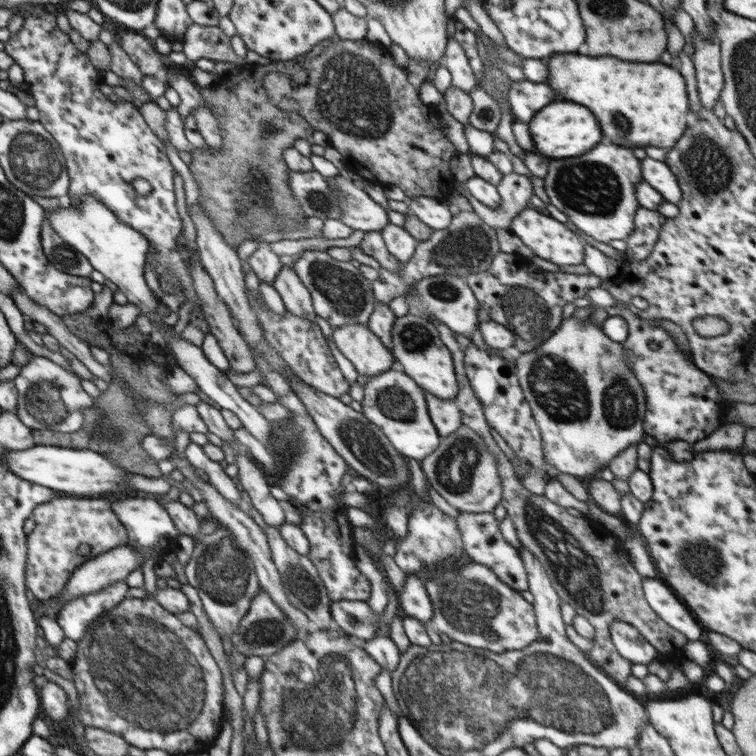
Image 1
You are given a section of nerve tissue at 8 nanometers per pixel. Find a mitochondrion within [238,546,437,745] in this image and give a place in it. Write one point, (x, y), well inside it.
(302, 586)

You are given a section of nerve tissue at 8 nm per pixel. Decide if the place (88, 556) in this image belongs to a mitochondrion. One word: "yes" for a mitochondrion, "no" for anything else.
no

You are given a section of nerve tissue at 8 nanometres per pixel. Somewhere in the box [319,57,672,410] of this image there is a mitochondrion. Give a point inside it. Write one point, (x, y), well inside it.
(590, 188)

